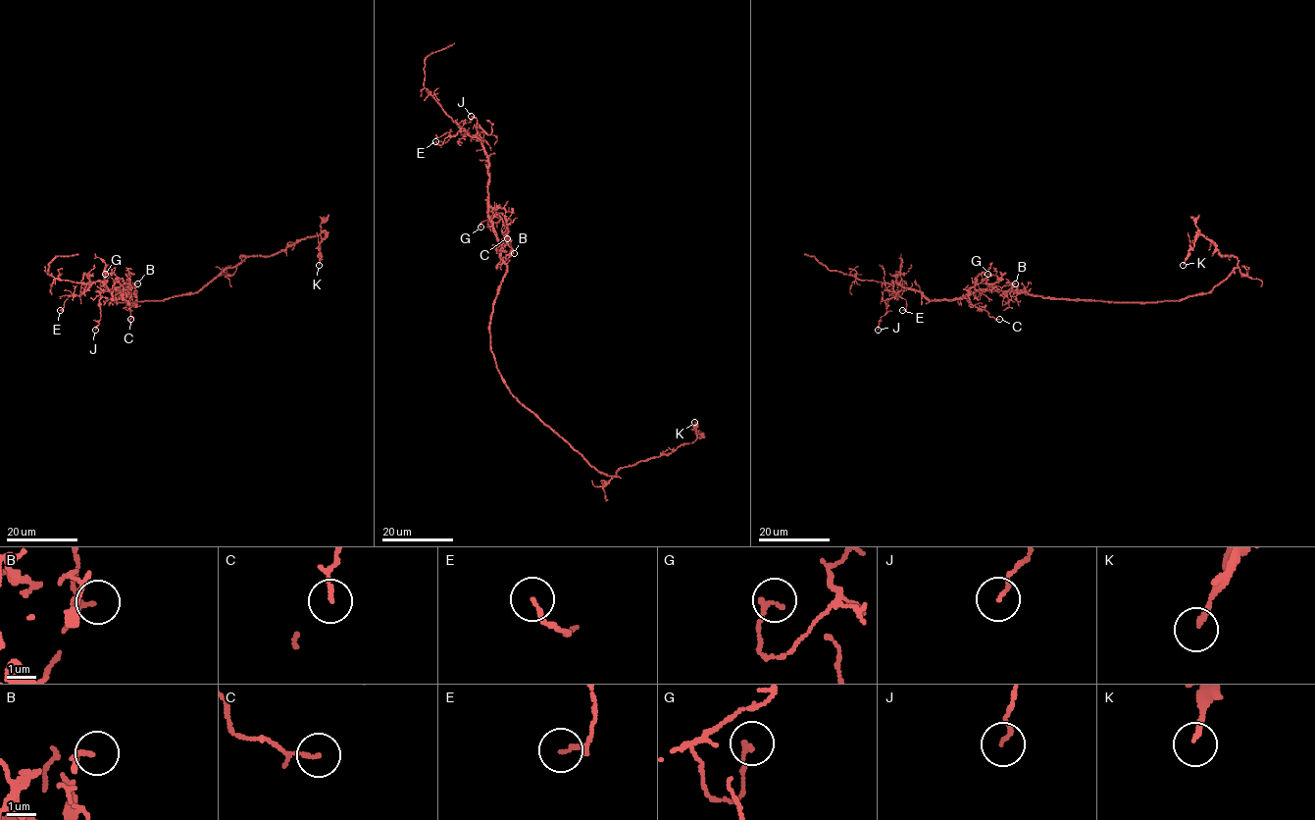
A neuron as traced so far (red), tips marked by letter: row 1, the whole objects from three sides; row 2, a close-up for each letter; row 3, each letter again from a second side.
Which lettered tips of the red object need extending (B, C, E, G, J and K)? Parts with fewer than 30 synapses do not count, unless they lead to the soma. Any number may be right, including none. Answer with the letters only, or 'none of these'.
none of these

